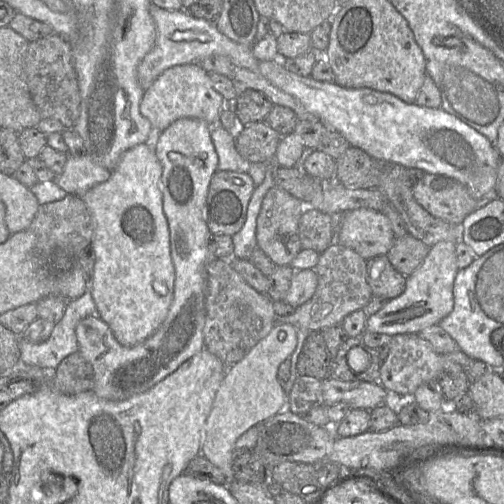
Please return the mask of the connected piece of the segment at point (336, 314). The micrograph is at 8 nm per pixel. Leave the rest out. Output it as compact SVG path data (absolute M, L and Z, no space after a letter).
M334 242L320 254L314 270L317 288L310 300L296 307L284 301L273 301L274 325L289 323L297 329L320 331L340 325L347 315L363 309L373 296L367 282L367 260L351 248Z

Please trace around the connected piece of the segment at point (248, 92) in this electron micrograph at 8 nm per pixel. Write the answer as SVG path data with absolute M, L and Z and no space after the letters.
M252 89L239 90L235 100L235 113L239 119L239 126L263 122L273 106L262 92Z

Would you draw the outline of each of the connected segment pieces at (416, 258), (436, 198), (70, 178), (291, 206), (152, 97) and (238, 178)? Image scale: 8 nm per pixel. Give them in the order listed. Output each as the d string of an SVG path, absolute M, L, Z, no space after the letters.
M406 234L394 240L386 256L398 272L409 276L421 265L431 247L411 234Z
M426 174L416 182L413 185L413 195L416 201L431 215L454 225L461 225L470 213L490 201L474 199L462 183L438 174Z
M87 155L68 156L63 172L55 182L68 194L83 195L94 186L105 182L112 171L97 164Z
M274 186L266 193L257 217L256 244L276 266L288 266L302 249L299 221L305 205L287 191Z
M182 64L165 70L144 91L140 112L150 121L153 129L160 132L180 118L196 118L210 125L219 124L220 113L226 101L214 89L209 74L199 64Z
M215 172L206 200L206 223L212 235L233 236L241 230L255 187L247 172Z

